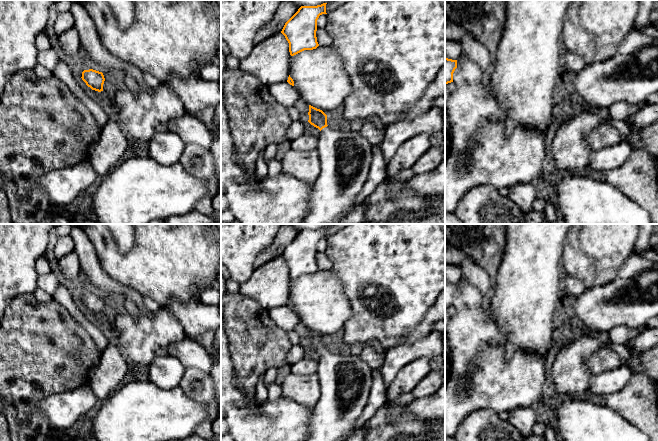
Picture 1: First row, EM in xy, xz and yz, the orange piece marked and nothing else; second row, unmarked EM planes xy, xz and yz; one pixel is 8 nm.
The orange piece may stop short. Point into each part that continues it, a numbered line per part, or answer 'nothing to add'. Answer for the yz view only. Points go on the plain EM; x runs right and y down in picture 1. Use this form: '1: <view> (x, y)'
nothing to add

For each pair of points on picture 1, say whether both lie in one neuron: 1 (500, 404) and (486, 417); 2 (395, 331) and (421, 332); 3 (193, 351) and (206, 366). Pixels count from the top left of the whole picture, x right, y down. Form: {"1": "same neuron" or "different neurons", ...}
{"1": "different neurons", "2": "different neurons", "3": "same neuron"}

